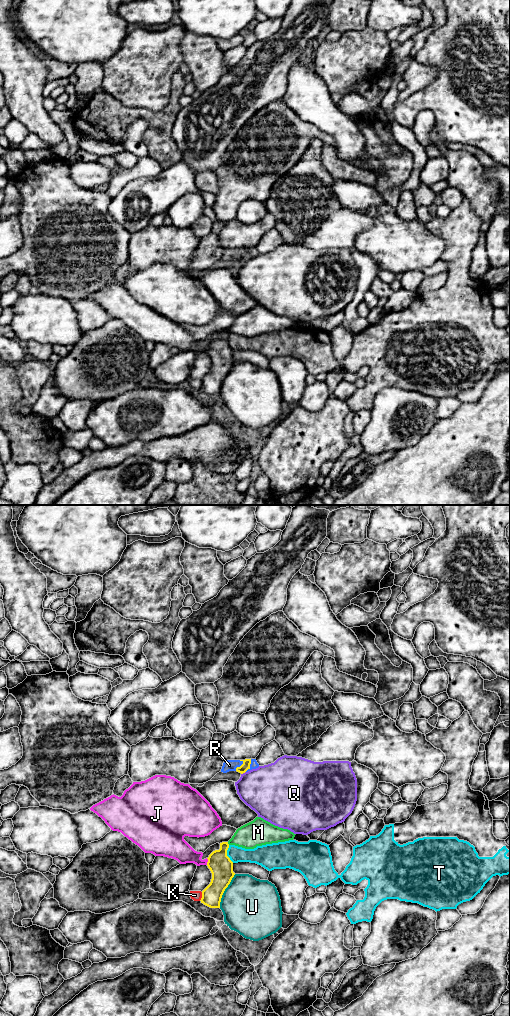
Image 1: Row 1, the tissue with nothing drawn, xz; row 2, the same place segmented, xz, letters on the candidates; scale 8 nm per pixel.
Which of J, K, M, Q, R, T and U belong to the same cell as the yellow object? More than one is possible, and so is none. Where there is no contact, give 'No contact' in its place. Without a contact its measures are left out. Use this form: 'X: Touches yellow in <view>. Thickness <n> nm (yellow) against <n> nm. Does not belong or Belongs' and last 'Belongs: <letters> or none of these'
J: Touches yellow in xz. Thickness 190 nm (yellow) against 170 nm. Does not belong
K: Touches yellow in xz. Thickness 180 nm (yellow) against 80 nm. Does not belong
M: Touches yellow in xz. Thickness 190 nm (yellow) against 200 nm. Does not belong
Q: Touches yellow in xz. Thickness 70 nm (yellow) against 400 nm. Does not belong
R: Touches yellow in xz. Thickness 70 nm (yellow) against 100 nm. Belongs
T: Touches yellow in xz. Thickness 190 nm (yellow) against 130 nm. Does not belong
U: Touches yellow in xz. Thickness 190 nm (yellow) against 460 nm. Does not belong
Belongs: R

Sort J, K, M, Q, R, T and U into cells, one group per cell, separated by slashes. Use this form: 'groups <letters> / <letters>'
groups J / K / M / Q / R / T / U

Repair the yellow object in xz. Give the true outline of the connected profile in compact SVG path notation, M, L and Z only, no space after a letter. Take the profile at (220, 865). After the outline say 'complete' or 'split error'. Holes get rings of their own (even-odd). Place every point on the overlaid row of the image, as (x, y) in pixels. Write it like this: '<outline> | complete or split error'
M222 842L220 849L213 851L207 858L207 866L212 873L212 879L202 891L200 901L210 908L220 908L222 895L235 875L233 862L227 856L228 848L228 842Z | complete

